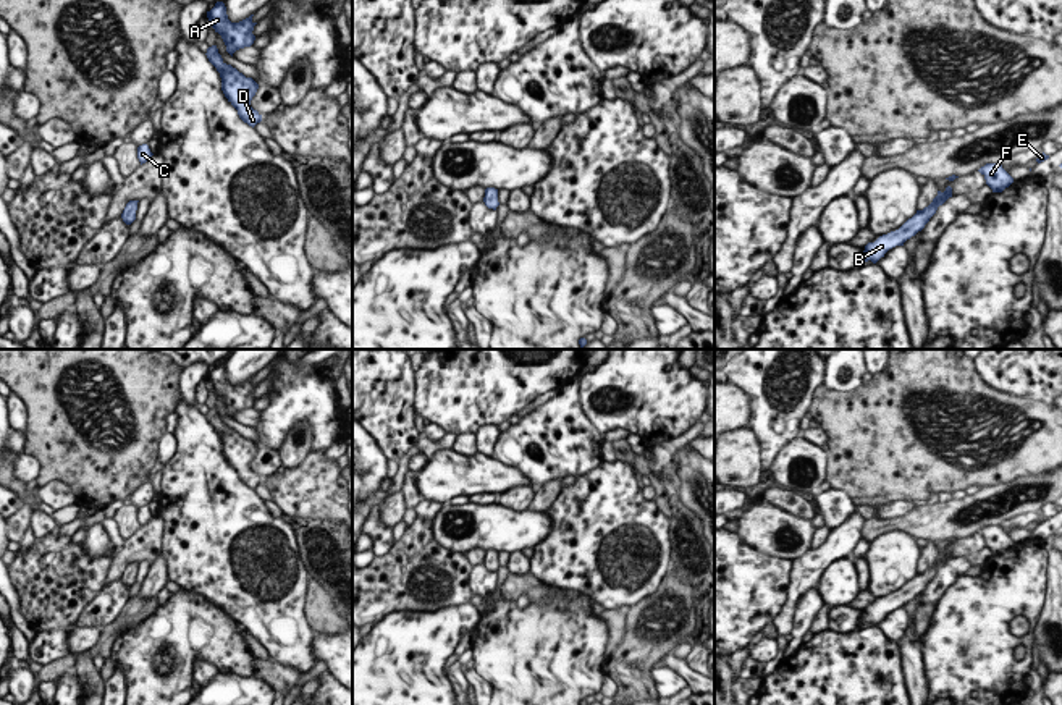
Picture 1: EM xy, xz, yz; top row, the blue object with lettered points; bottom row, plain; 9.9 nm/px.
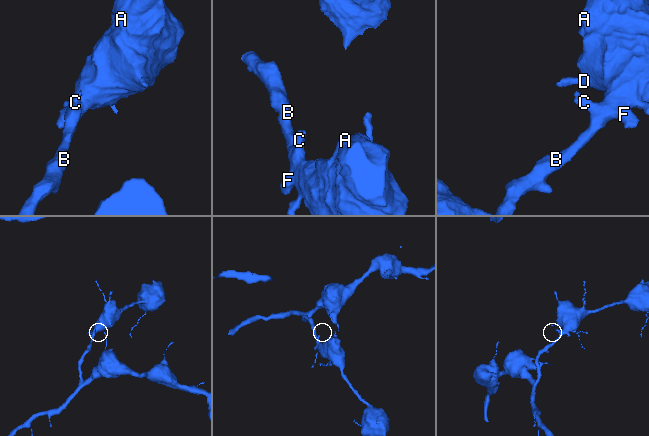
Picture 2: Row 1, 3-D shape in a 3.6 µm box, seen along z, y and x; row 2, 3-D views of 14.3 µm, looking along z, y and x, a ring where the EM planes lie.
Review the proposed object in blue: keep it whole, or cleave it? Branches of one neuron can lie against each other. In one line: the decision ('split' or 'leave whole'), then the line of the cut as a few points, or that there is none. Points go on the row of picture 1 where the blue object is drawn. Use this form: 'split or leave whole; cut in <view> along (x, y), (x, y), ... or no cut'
leave whole; no cut

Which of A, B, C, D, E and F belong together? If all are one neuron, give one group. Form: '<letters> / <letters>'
A B C D E F

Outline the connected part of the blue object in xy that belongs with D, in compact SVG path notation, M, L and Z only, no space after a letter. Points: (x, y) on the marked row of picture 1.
M217 45L209 47L205 55L220 73L225 97L238 110L239 118L254 128L262 121L262 115L251 107L251 100L255 95L259 84L252 78L246 78L231 65L226 65L218 53Z

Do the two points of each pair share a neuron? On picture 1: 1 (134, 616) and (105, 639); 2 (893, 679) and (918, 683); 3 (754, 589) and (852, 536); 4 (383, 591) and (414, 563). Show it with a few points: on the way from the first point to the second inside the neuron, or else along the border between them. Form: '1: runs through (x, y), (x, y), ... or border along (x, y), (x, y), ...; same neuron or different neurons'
1: runs through (128, 616), (112, 633); same neuron
2: border along (897, 644), (904, 684), (907, 688); different neurons
3: border along (792, 561), (788, 602), (784, 605); different neurons
4: runs through (391, 582), (406, 571); same neuron

